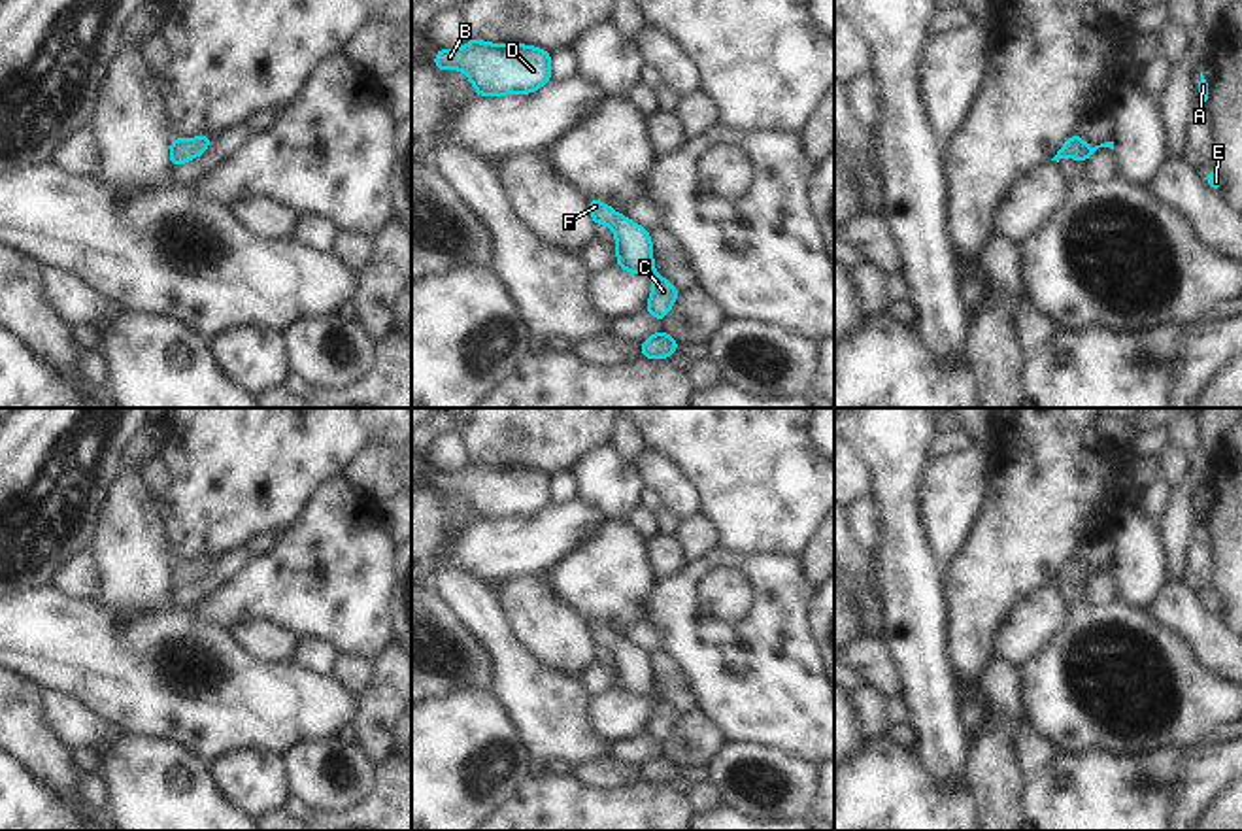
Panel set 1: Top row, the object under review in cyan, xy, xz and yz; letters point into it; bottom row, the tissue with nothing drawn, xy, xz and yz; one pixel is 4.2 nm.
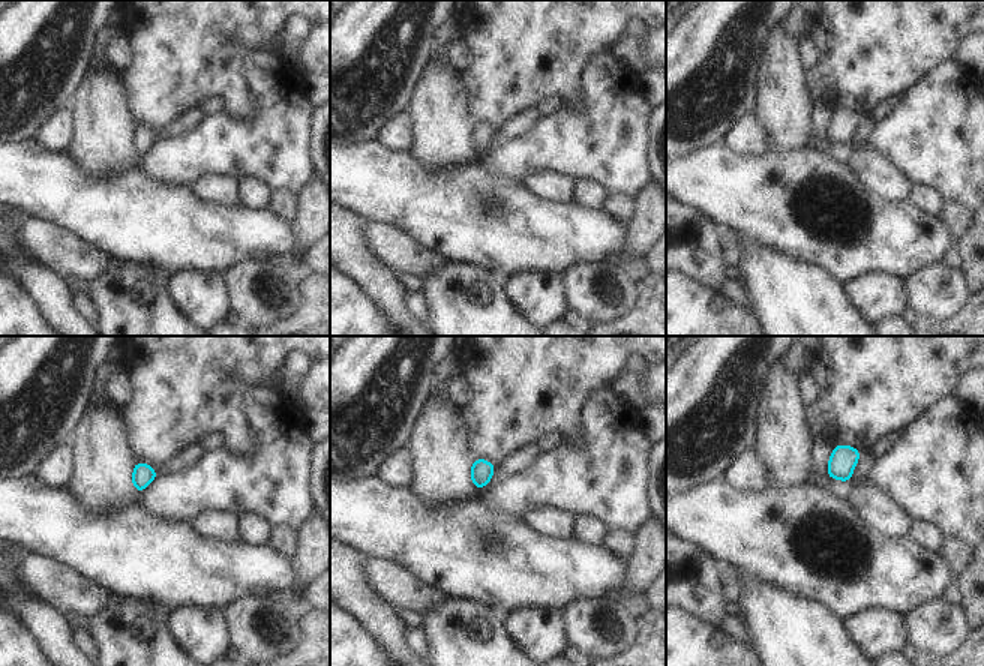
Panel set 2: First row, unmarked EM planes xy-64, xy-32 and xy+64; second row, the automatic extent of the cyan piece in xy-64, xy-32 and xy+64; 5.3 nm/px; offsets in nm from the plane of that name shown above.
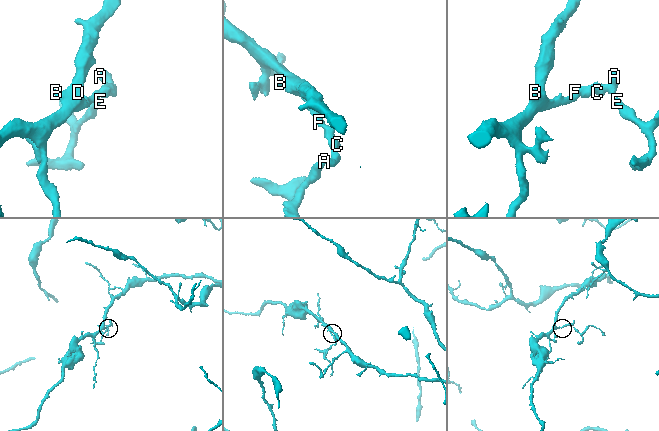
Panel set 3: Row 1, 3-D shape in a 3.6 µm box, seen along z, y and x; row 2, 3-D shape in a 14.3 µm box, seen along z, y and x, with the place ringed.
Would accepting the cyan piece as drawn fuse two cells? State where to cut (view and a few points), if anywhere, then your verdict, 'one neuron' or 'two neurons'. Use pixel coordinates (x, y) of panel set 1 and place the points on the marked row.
cut none; one neuron

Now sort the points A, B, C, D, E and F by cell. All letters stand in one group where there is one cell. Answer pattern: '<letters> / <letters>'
A B C D E F

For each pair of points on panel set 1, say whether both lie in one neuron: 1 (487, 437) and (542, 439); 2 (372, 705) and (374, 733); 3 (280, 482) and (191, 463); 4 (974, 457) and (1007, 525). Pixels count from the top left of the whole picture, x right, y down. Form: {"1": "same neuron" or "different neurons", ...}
{"1": "same neuron", "2": "same neuron", "3": "same neuron", "4": "different neurons"}

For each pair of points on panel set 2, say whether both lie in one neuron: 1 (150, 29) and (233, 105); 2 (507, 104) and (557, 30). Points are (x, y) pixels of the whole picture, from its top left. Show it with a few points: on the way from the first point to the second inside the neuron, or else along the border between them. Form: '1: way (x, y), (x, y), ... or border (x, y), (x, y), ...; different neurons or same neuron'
1: way (171, 50), (177, 56), (188, 56), (216, 84); same neuron
2: way (507, 86), (507, 80), (539, 48); same neuron

